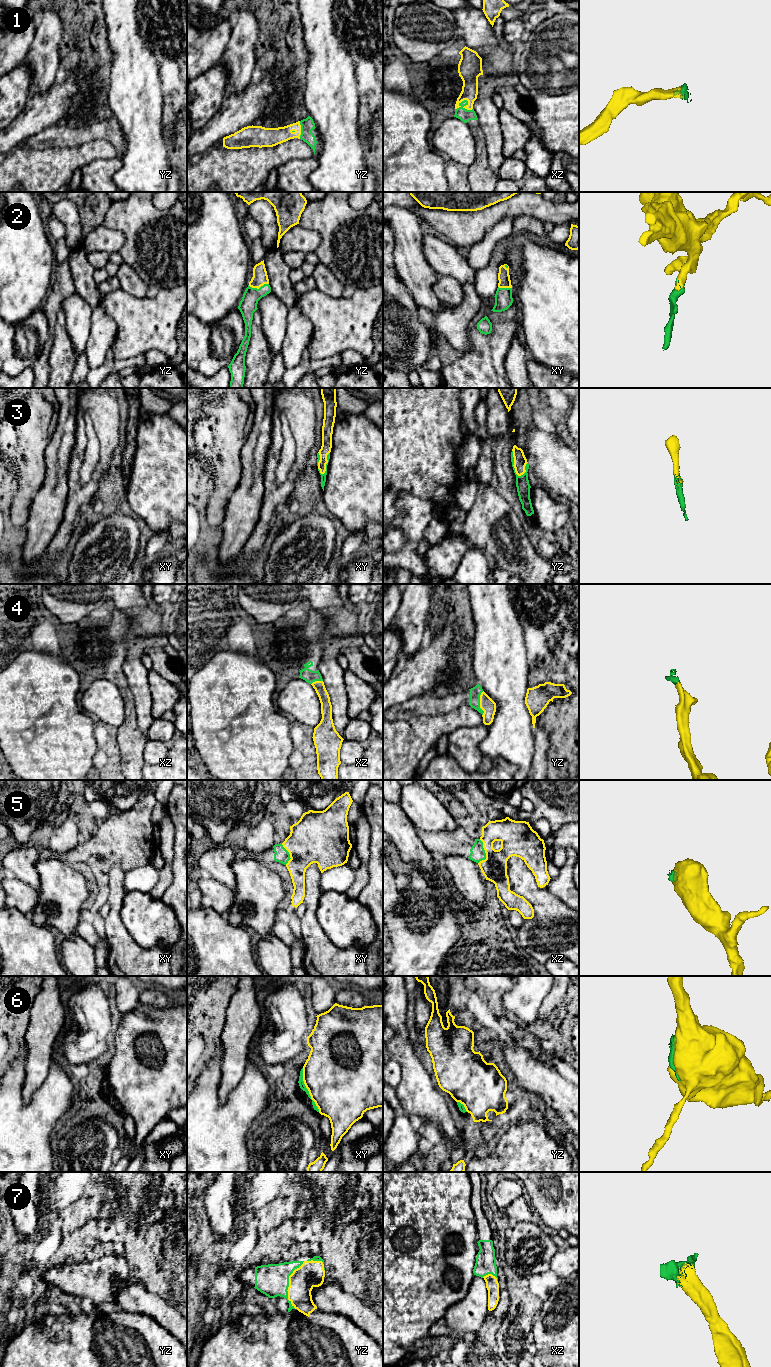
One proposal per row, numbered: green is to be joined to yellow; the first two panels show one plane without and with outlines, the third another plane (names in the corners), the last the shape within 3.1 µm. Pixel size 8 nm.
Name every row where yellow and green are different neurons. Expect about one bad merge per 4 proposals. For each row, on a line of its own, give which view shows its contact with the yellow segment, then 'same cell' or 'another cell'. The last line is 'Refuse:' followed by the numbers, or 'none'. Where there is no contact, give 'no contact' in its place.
1: contact in xz; same cell
2: contact in yz; same cell
3: contact in yz; same cell
4: contact in yz; same cell
5: contact in xz; same cell
6: contact in xy; another cell
7: contact in yz; same cell
Refuse: 6

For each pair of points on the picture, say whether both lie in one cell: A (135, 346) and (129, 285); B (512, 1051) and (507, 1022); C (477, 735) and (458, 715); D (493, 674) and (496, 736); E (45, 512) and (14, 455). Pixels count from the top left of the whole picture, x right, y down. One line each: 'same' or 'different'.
A: different
B: different
C: different
D: same
E: different

